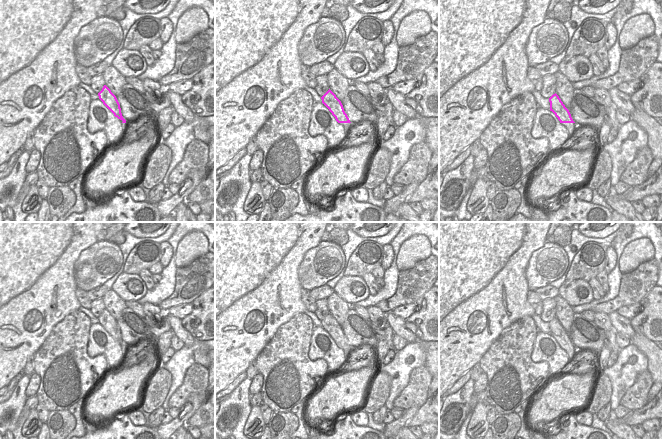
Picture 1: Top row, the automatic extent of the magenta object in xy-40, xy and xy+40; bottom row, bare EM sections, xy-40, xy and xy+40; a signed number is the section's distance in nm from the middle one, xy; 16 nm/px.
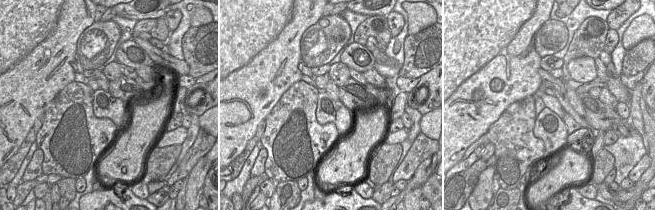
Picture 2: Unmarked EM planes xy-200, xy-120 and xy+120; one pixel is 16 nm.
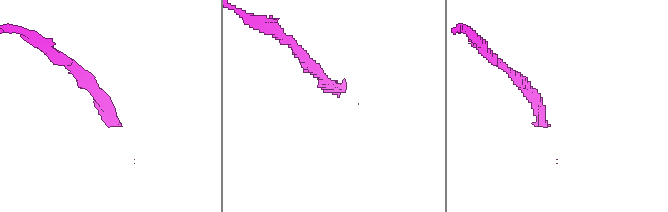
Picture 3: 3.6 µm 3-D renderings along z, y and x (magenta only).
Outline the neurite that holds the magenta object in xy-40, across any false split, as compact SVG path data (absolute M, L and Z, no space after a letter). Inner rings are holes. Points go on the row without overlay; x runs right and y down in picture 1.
M106 309L103 310L102 314L98 317L98 320L103 328L114 338L115 341L122 344L122 347L126 347L126 344L122 340L120 328L116 320Z

